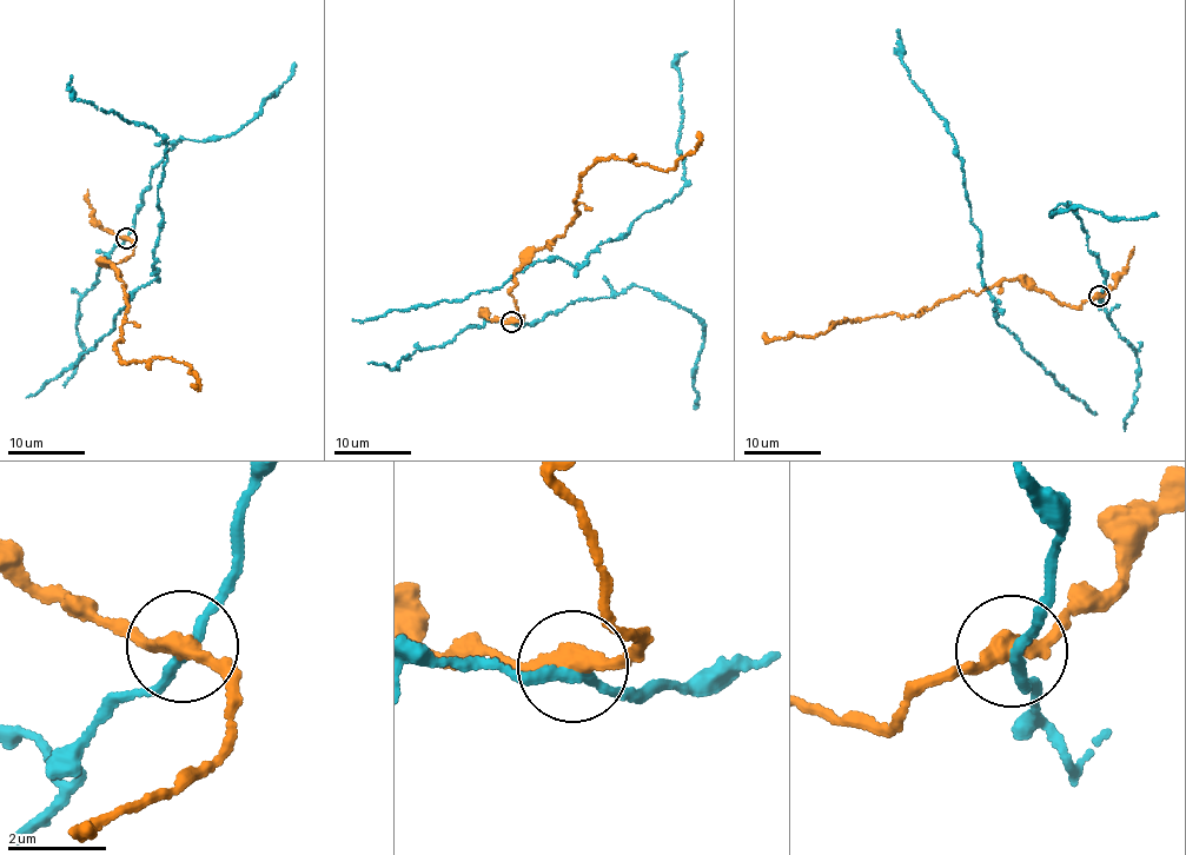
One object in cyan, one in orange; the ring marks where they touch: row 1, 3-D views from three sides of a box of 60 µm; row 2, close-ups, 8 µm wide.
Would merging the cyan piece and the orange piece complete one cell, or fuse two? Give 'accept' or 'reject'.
reject

